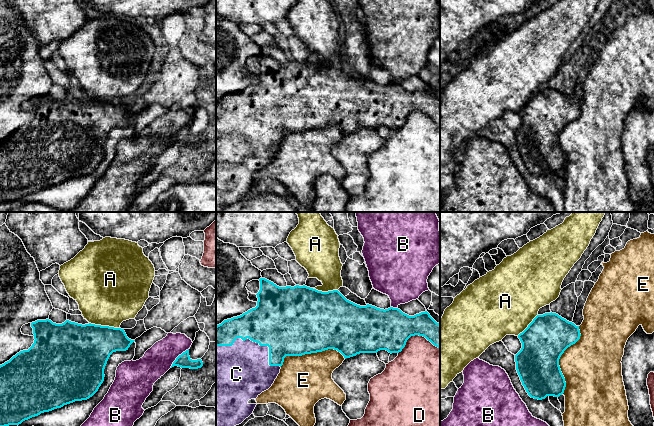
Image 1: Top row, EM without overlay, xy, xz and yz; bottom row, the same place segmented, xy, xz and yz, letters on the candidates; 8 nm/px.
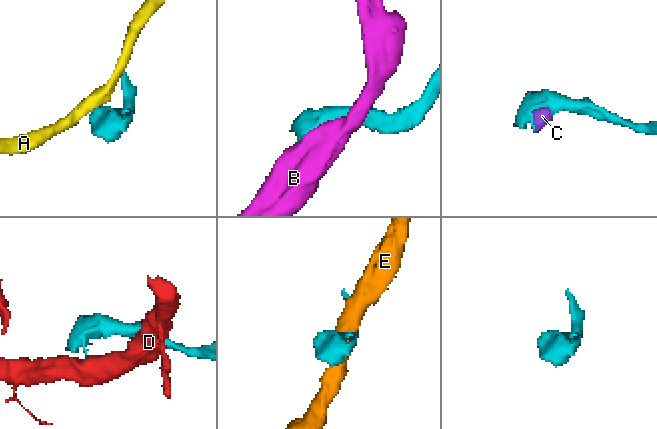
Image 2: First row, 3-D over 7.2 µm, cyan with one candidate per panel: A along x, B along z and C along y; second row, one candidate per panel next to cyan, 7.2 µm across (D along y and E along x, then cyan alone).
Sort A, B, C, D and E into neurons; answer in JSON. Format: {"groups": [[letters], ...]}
{"groups": [["A"], ["B"], ["C"], ["D"], ["E"]]}

